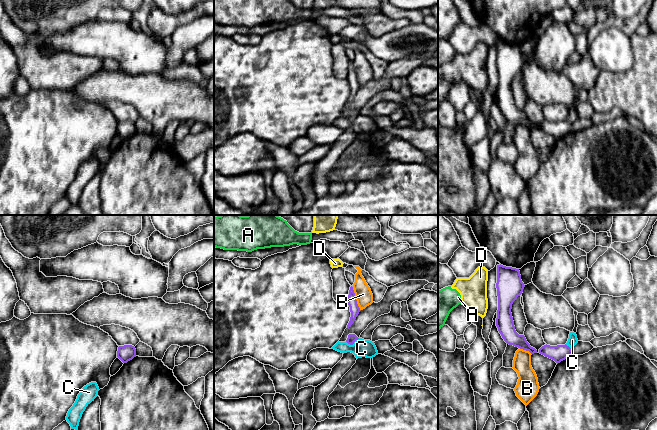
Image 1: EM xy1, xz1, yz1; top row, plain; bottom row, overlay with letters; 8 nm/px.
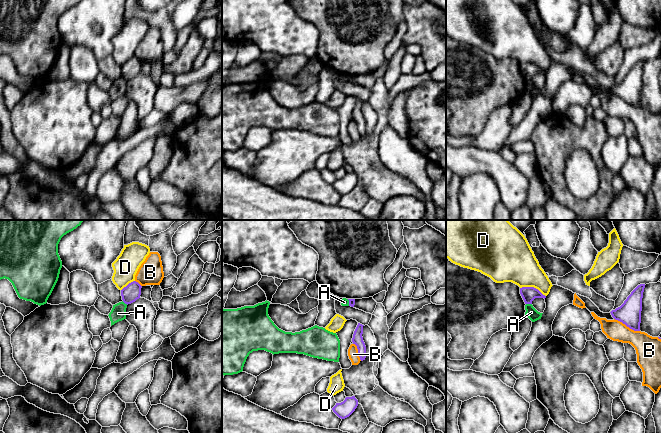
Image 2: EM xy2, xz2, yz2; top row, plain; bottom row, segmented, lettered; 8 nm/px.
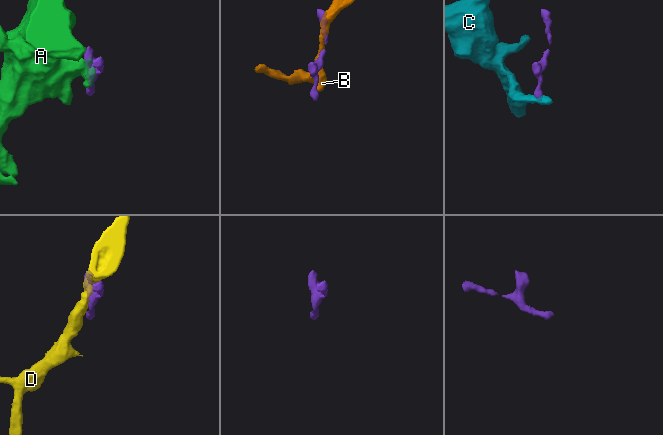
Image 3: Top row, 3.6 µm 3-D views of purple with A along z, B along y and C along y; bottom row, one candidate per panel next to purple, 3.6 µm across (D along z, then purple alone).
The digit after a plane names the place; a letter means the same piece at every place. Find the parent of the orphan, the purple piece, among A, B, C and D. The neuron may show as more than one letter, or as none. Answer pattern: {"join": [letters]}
{"join": []}

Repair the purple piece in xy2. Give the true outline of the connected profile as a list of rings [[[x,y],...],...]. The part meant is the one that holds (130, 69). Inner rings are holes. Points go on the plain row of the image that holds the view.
[[[133,57],[121,66],[122,76],[125,80],[131,80],[140,74],[142,62]]]

